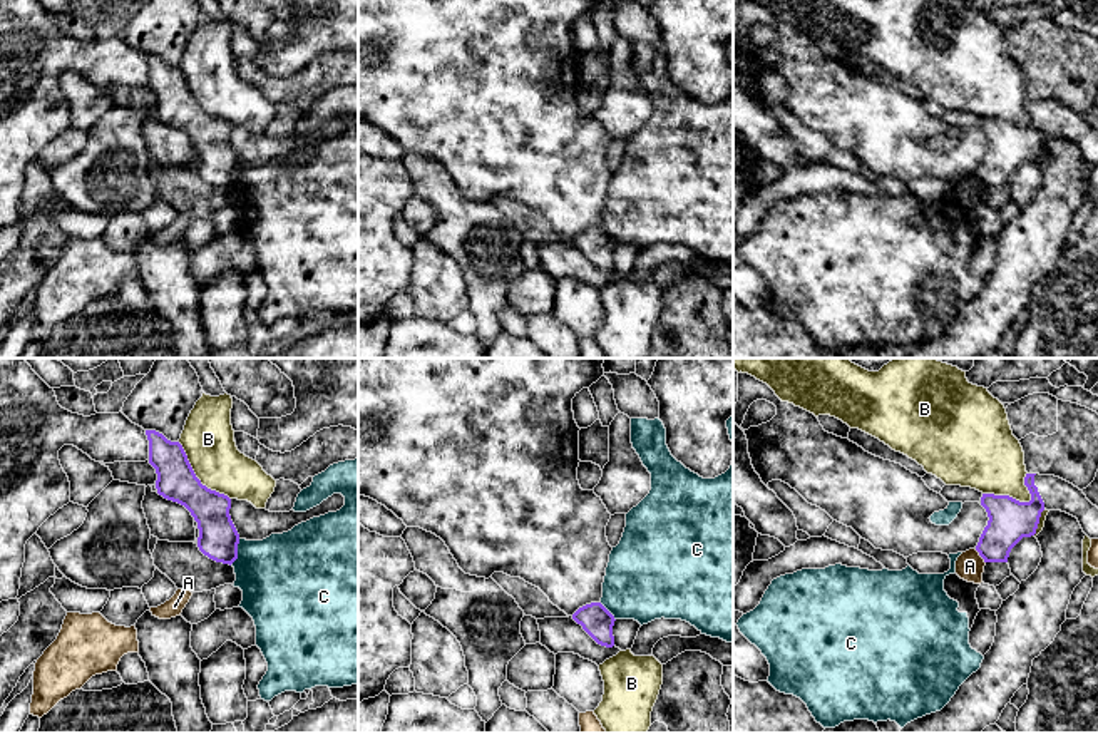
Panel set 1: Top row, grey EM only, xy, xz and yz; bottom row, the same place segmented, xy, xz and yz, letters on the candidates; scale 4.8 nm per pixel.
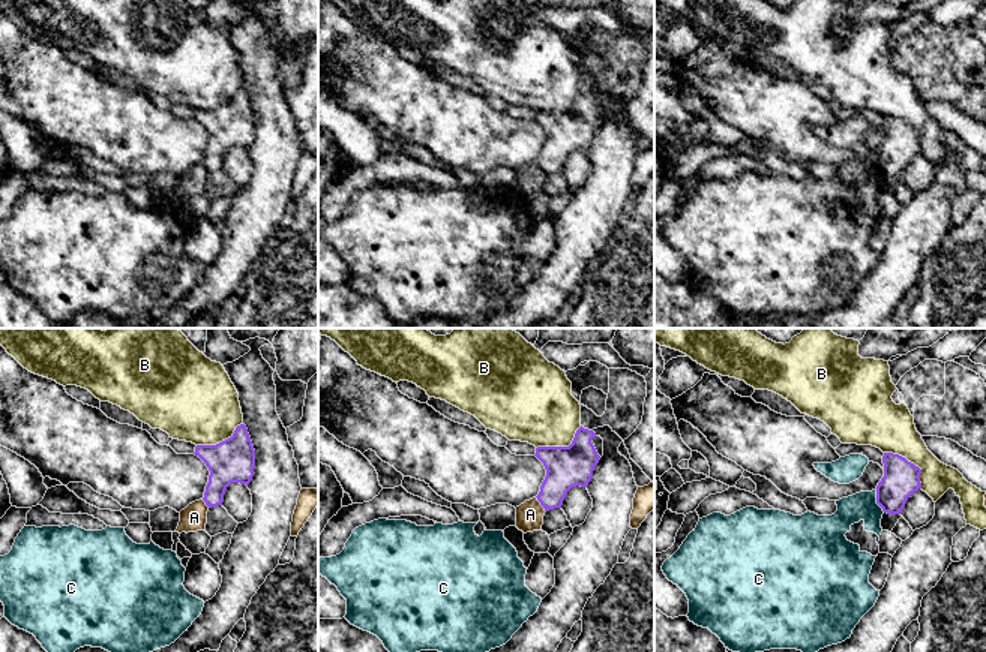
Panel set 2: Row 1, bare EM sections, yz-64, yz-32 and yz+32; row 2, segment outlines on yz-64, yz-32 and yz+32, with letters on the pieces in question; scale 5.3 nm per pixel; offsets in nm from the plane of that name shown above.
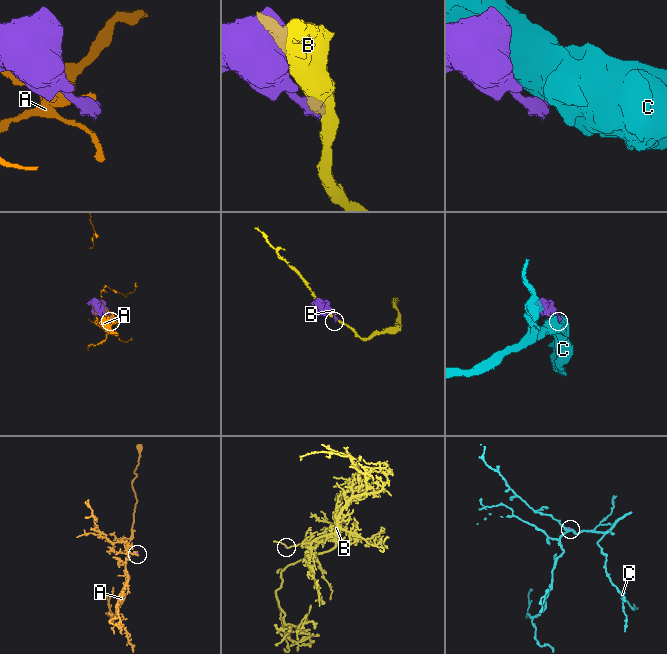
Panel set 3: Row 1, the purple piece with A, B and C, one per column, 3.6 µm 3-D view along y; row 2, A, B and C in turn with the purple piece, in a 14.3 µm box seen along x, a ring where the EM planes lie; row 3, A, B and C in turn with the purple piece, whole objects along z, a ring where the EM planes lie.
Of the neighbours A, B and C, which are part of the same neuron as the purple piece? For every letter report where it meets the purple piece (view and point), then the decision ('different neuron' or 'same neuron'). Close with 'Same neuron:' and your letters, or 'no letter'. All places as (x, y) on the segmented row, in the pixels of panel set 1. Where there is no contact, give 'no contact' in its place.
A: contact yz (979, 554); different neuron
B: contact yz (1008, 496); different neuron
C: contact xy (236, 553); different neuron
Same neuron: no letter

